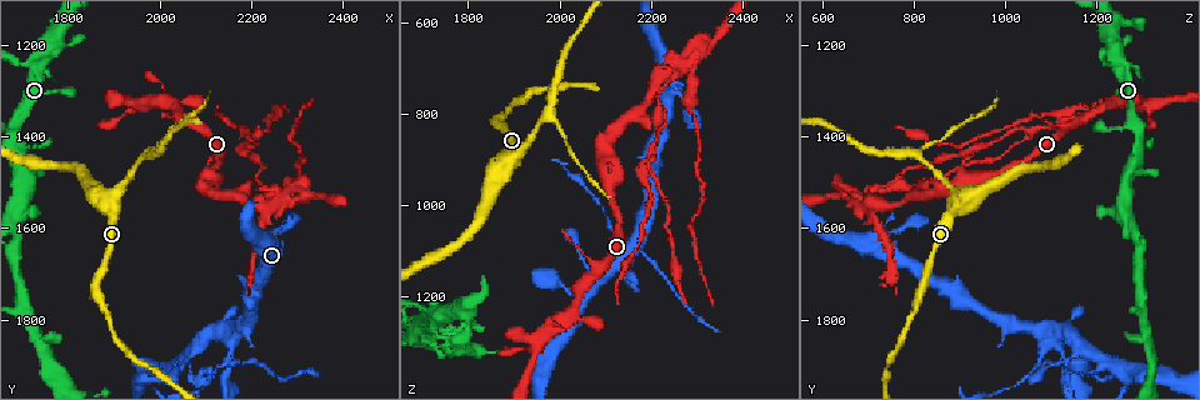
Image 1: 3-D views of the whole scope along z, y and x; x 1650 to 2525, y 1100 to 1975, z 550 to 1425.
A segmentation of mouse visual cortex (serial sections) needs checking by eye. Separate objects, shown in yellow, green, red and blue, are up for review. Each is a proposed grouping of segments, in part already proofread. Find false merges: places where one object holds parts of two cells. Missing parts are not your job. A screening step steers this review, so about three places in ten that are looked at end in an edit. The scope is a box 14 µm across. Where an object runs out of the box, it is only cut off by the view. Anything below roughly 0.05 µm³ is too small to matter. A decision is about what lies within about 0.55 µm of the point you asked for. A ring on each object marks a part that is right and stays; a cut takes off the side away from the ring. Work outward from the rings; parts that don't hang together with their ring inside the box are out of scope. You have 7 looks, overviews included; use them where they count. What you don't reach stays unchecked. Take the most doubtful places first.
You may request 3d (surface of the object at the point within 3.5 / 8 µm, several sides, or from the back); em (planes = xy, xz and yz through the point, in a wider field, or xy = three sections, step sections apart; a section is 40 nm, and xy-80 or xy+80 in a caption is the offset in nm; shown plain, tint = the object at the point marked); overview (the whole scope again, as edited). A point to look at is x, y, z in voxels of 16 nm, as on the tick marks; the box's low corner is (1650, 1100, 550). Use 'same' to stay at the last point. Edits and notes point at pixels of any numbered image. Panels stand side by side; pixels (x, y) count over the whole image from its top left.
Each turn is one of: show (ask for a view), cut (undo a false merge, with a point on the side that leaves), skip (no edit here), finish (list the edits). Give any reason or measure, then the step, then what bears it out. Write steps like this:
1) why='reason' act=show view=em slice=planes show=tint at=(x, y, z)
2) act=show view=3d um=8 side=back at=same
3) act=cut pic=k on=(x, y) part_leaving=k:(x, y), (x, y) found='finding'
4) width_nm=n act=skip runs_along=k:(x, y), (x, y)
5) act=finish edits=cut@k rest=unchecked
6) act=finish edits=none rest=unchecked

why='thin arm on a thick one' act=show view=3d um=8 at=(2145, 1885, 1080)

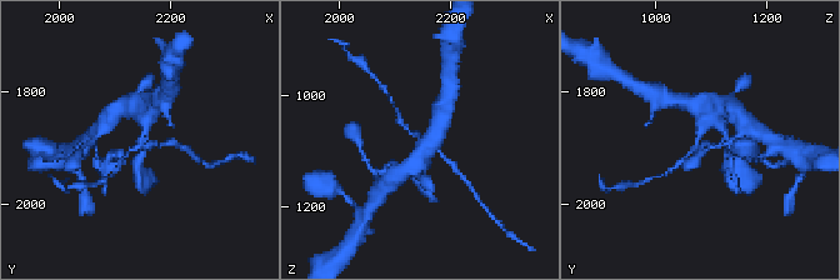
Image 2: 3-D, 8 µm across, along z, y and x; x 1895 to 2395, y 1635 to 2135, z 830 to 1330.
why='closer look' act=show view=3d um=3.5 at=(2150, 1885, 1075)

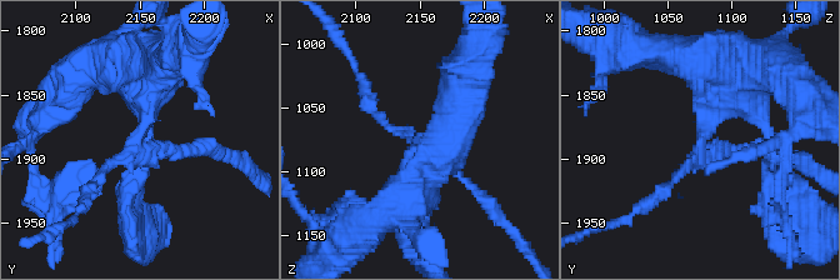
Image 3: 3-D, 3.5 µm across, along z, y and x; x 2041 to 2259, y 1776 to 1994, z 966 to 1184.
arms=3 arm_widths_nm=150,150,450 why='shape alone is not enough' act=show view=em slice=xy step=5 show=tint at=(2148, 1886, 1078)

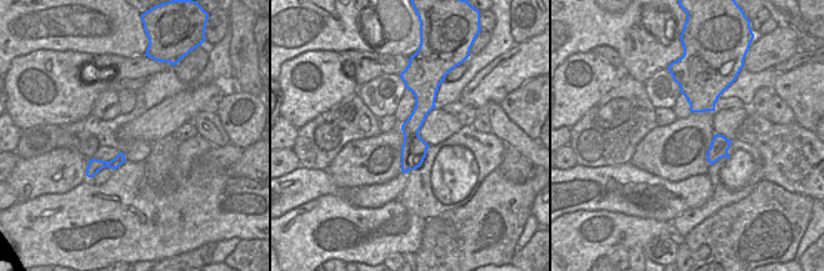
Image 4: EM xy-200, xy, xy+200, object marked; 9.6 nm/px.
act=cut pic=3 on=(686, 166) part_leaving=3:(135, 139), (178, 154), (220, 150) found='two cells meet here'

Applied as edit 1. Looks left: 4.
why='sudden change in width' act=show view=3d um=8 at=(2080, 1865, 1165)

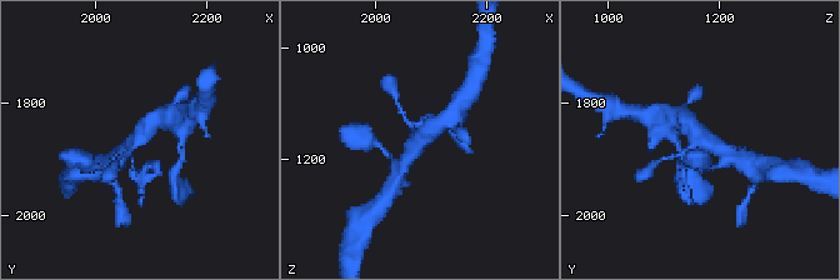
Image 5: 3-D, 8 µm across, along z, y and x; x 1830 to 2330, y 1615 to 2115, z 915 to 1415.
why='closer look' act=show view=3d um=3.5 at=(2080, 1860, 1165)

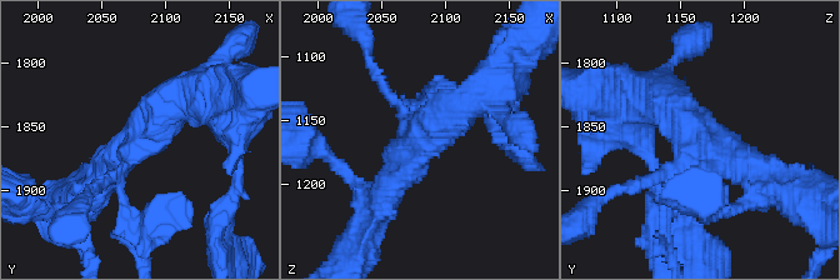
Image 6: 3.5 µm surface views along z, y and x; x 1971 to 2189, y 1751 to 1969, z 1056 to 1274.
act=show view=em slice=xy step=5 show=tint at=(2080, 1862, 1162)

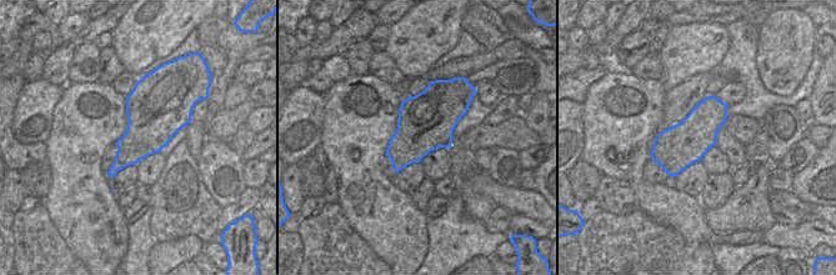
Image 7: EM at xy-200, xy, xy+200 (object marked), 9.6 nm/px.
width_nm=550 act=skip runs_along=6:(478, 96), (401, 154), (381, 199) found='continuous, no second cell'

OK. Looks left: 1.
act=finish edits=cut@3 rest=unchecked

